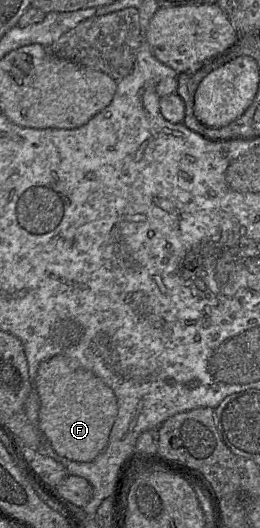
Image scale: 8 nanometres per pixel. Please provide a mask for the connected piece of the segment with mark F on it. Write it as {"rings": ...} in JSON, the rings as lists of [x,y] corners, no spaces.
{"rings":[[[57,355],[40,363],[33,388],[39,397],[38,428],[58,455],[76,462],[90,462],[106,448],[118,407],[112,389],[97,376]]]}

